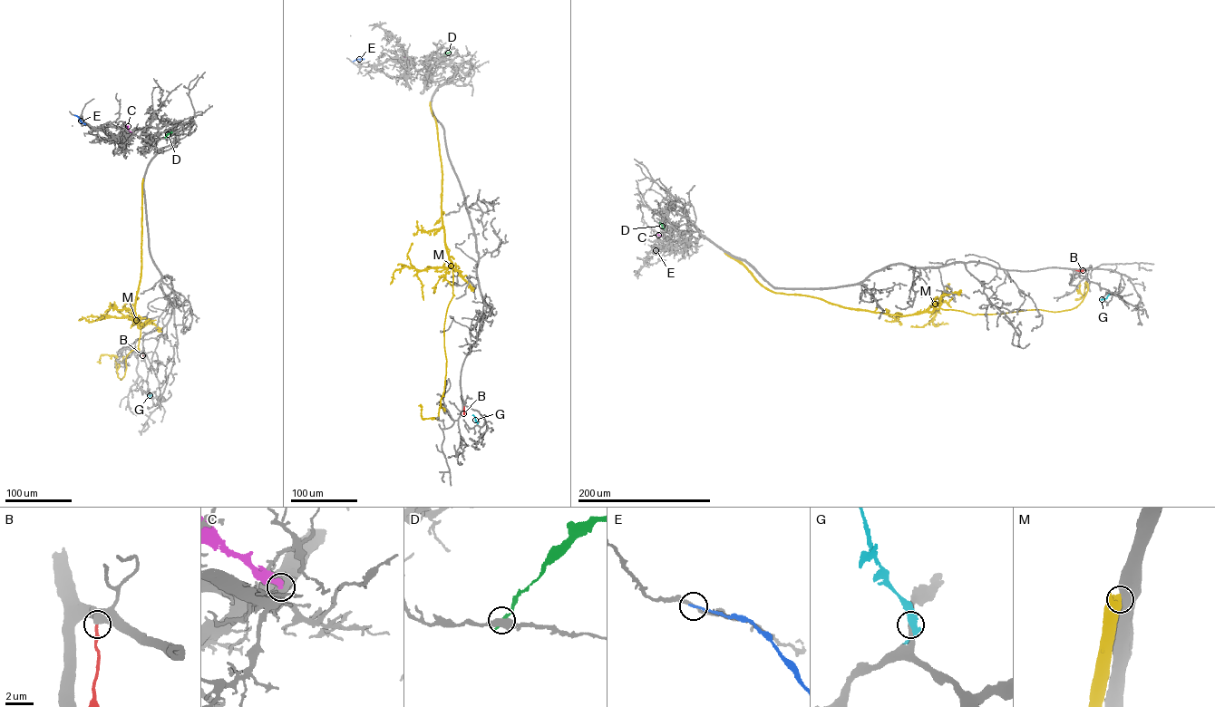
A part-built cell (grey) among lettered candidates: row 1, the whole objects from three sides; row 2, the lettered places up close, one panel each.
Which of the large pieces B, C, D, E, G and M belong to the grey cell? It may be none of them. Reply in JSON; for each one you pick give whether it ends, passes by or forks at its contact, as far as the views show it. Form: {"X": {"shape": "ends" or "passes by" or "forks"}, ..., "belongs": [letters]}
{"belongs": []}

